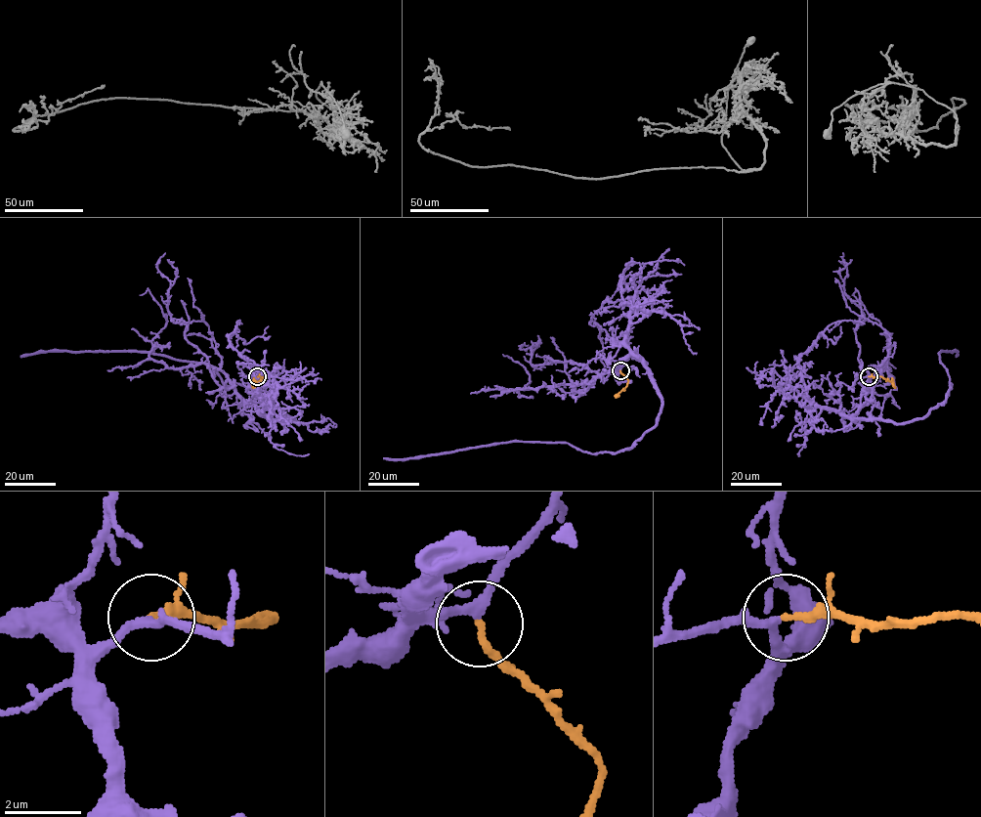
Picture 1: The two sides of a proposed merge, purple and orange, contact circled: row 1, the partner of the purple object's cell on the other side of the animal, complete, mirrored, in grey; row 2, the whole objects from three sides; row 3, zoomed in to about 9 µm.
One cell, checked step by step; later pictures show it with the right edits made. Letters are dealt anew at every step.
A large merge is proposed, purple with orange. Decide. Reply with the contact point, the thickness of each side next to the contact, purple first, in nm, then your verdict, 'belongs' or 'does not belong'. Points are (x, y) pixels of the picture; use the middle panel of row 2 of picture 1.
place (620, 370); calibres 220 and 190 nm; belongs

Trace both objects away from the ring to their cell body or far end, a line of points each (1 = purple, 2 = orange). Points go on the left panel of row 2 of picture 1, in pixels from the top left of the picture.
1: (257, 376), (259, 409), (272, 418), (299, 423), (256, 390), (226, 385), (205, 364), (130, 351), (21, 356)
2: (257, 376), (265, 376), (252, 387)

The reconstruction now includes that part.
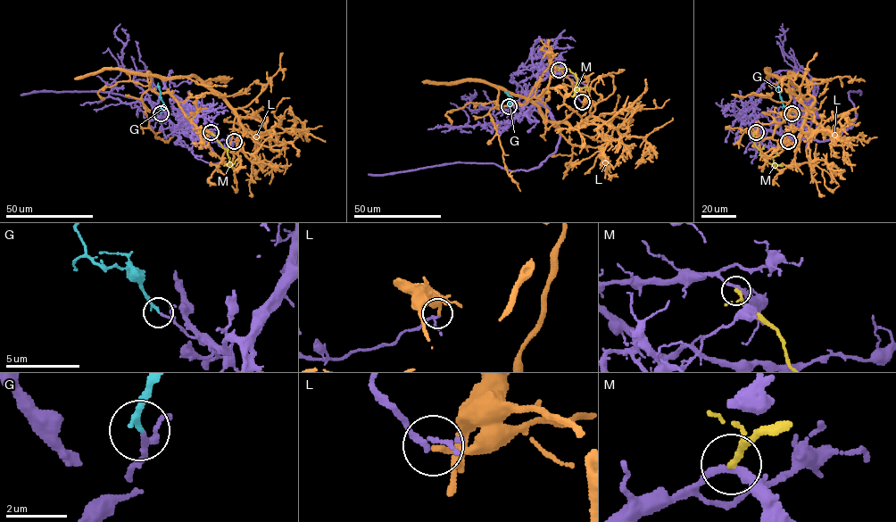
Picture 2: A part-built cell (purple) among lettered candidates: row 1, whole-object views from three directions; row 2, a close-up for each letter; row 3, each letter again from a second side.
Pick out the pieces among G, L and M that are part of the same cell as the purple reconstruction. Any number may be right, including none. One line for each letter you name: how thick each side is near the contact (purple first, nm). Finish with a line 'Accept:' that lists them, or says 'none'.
G: Thickness 110 nm (purple) against 200 nm
Accept: G

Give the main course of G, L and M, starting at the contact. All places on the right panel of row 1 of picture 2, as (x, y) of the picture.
G: (792, 112), (784, 106), (777, 83)
L: (787, 141), (795, 141), (814, 103), (803, 77), (775, 76), (792, 93), (771, 137), (725, 128)
M: (756, 132), (753, 142), (760, 155), (776, 165), (773, 158), (777, 155)

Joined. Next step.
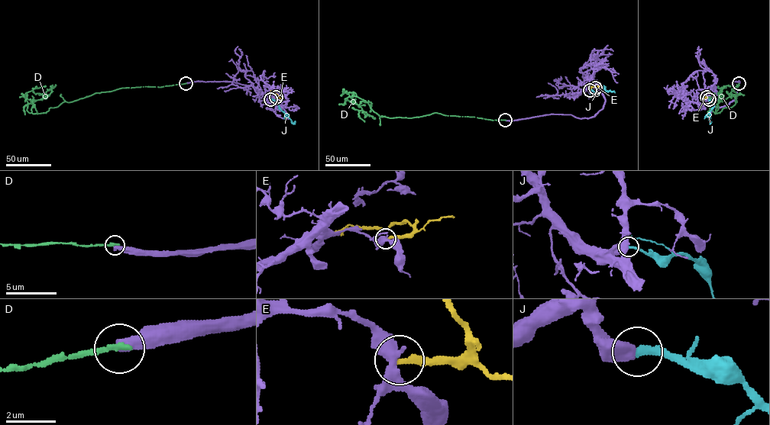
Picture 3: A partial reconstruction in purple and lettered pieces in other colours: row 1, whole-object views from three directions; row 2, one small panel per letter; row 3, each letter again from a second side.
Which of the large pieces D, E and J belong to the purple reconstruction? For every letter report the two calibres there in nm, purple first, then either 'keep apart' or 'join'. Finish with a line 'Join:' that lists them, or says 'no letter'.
D: calibres 400 and 240 nm; keep apart
E: calibres 400 and 280 nm; keep apart
J: calibres 600 and 300 nm; join
Join: J

